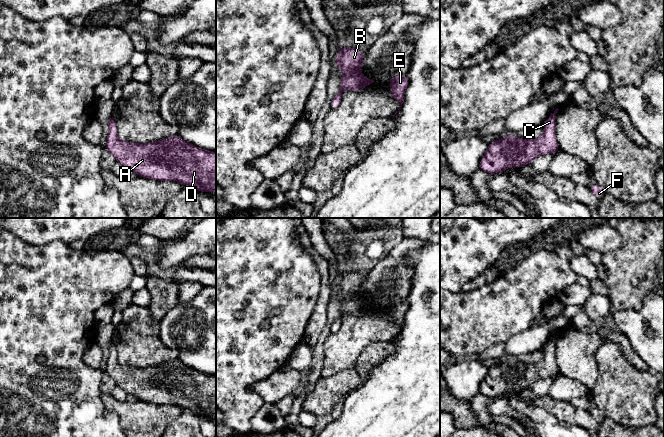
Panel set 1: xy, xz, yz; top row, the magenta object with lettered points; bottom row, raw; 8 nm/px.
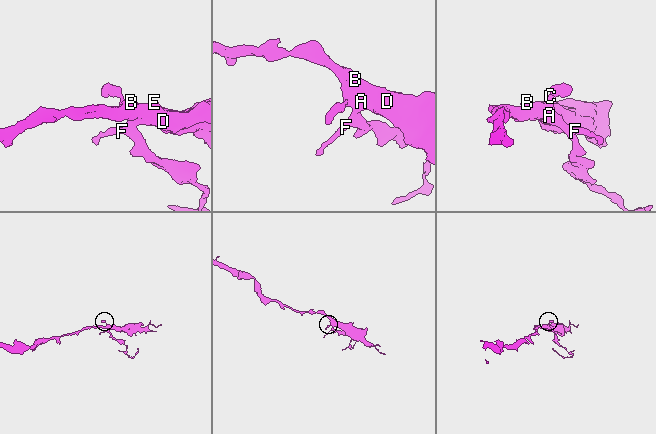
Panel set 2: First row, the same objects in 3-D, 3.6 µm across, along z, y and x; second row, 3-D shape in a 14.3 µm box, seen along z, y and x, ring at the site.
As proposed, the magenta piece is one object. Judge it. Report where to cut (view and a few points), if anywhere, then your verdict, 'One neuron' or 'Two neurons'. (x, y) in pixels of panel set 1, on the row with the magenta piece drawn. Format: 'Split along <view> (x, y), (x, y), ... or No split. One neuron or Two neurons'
No split. One neuron

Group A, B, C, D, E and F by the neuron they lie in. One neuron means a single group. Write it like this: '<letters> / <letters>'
A B C D E F

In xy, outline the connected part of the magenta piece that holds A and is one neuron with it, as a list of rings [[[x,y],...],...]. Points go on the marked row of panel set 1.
[[[113,118],[110,119],[108,128],[105,149],[127,170],[136,172],[138,177],[176,181],[182,185],[189,185],[199,192],[216,192],[216,152],[194,146],[179,135],[145,144],[123,142],[117,137],[117,127]]]

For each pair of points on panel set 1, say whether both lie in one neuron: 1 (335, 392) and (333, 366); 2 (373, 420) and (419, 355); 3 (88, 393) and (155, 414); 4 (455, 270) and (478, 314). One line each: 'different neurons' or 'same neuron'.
1: different neurons
2: same neuron
3: different neurons
4: different neurons

